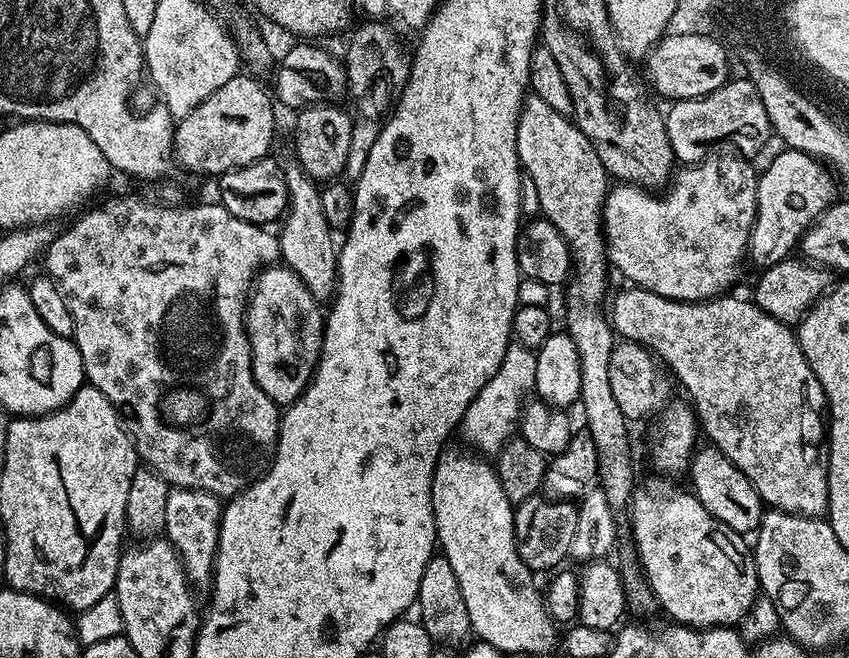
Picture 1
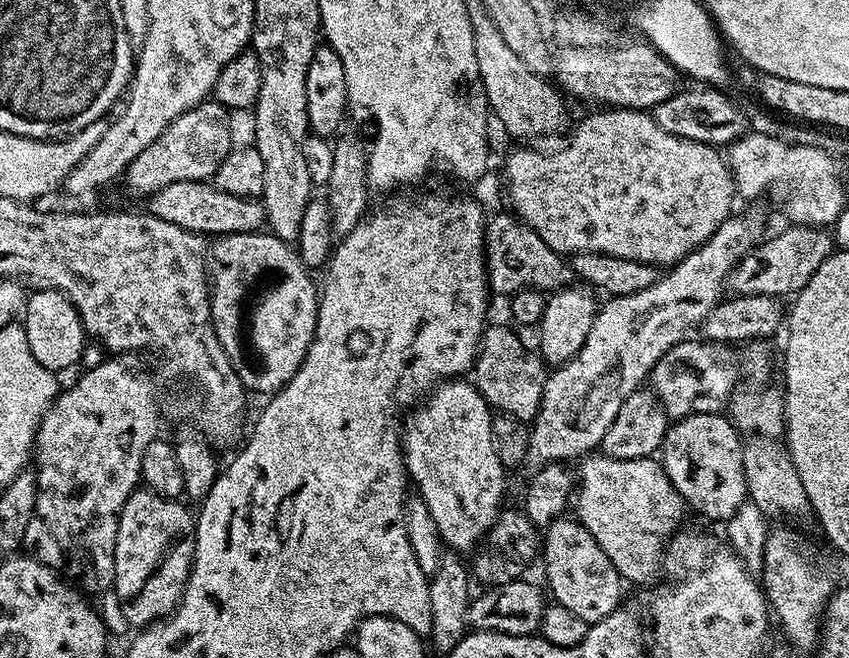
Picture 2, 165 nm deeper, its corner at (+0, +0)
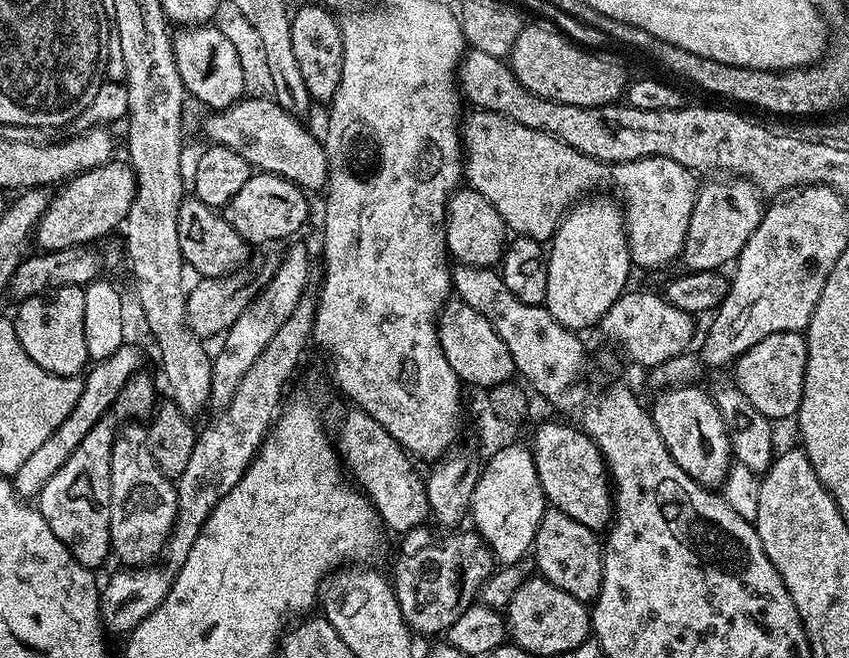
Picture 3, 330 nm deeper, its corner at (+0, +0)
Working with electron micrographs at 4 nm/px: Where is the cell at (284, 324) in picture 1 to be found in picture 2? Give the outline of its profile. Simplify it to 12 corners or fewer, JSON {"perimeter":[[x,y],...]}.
{"perimeter":[[267,230],[211,241],[212,325],[275,394],[316,333],[318,284]]}

